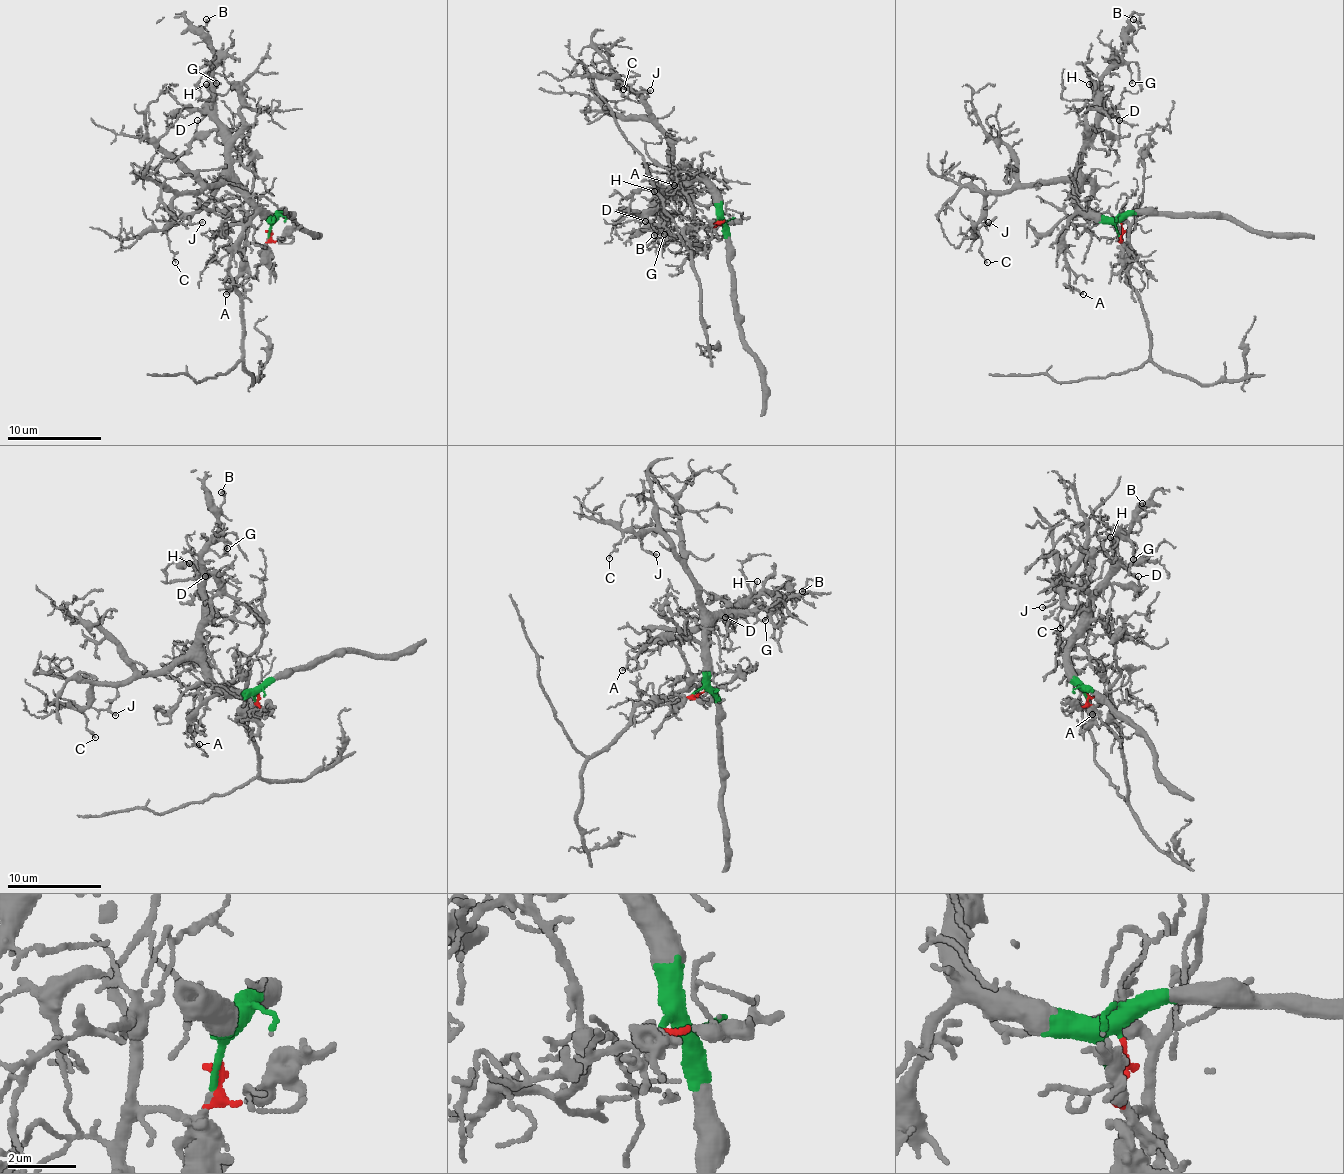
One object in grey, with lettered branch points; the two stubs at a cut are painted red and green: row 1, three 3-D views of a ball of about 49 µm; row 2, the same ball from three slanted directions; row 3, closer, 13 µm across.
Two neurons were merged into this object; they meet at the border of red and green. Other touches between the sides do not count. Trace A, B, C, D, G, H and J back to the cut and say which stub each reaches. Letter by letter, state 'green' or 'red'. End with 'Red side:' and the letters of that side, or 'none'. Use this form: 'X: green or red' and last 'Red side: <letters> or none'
A: green
B: green
C: green
D: green
G: green
H: green
J: green
Red side: none

